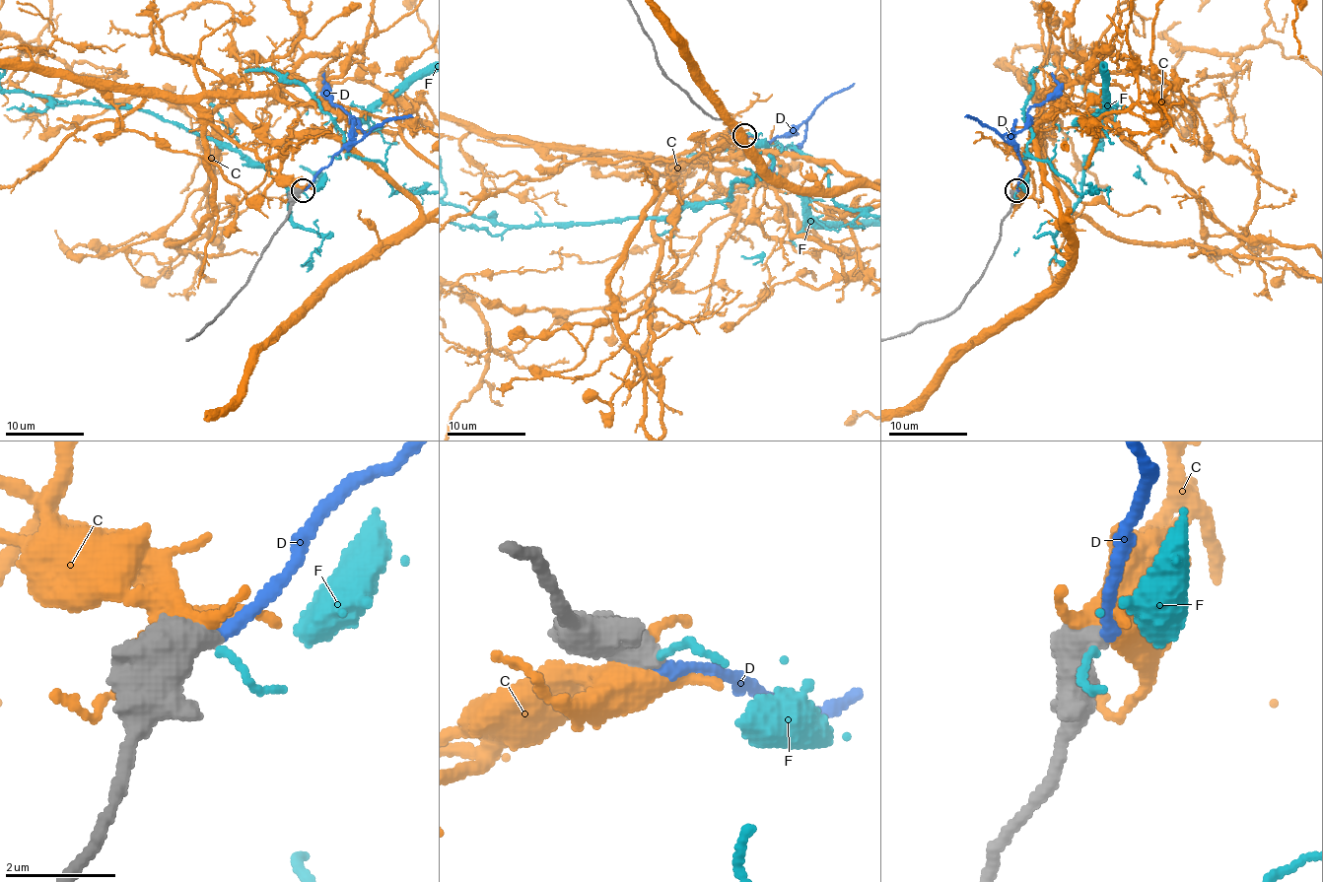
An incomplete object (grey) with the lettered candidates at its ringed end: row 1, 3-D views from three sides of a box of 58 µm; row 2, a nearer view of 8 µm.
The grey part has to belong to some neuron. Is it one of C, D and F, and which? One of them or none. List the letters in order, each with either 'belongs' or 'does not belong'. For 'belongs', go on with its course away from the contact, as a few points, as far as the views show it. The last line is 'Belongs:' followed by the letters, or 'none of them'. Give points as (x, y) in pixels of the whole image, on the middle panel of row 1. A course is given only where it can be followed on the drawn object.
C: does not belong
D: belongs
F: does not belong
Belongs: D

